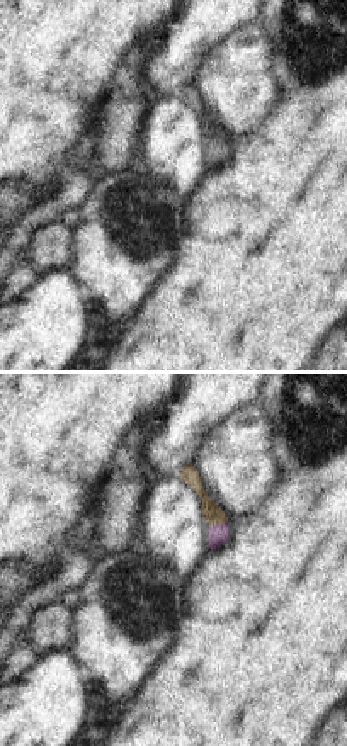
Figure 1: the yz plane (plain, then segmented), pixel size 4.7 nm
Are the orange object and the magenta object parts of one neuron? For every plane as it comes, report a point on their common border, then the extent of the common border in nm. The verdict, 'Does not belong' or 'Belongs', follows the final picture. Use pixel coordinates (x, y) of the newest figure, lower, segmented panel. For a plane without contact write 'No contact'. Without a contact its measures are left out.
Touches orange at (218, 524). Shared border 80 nm

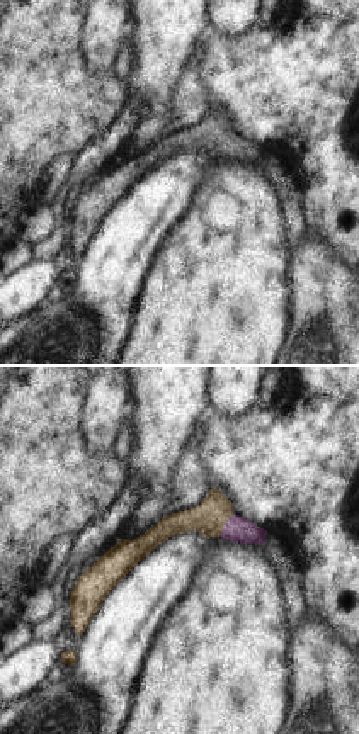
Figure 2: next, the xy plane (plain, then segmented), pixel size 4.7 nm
Touches orange at (223, 525). Shared border 130 nm

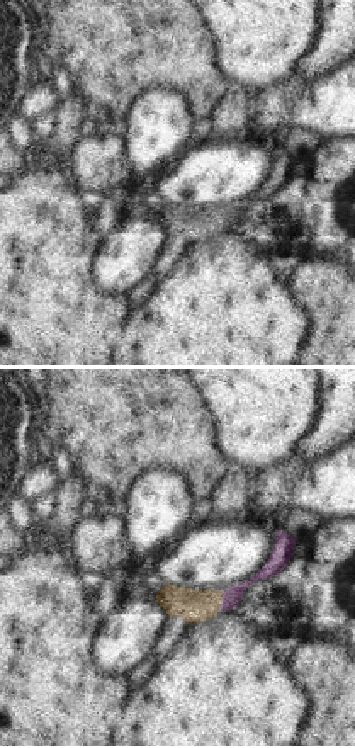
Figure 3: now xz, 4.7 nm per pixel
Touches orange at (221, 600). Shared border 90 nm

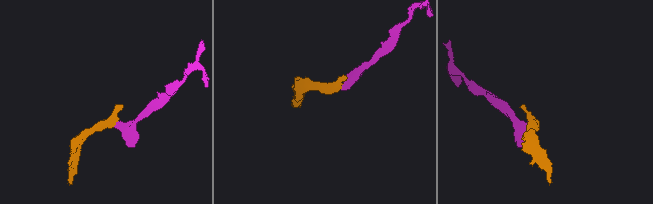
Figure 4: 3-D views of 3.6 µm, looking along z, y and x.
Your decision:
Belongs

